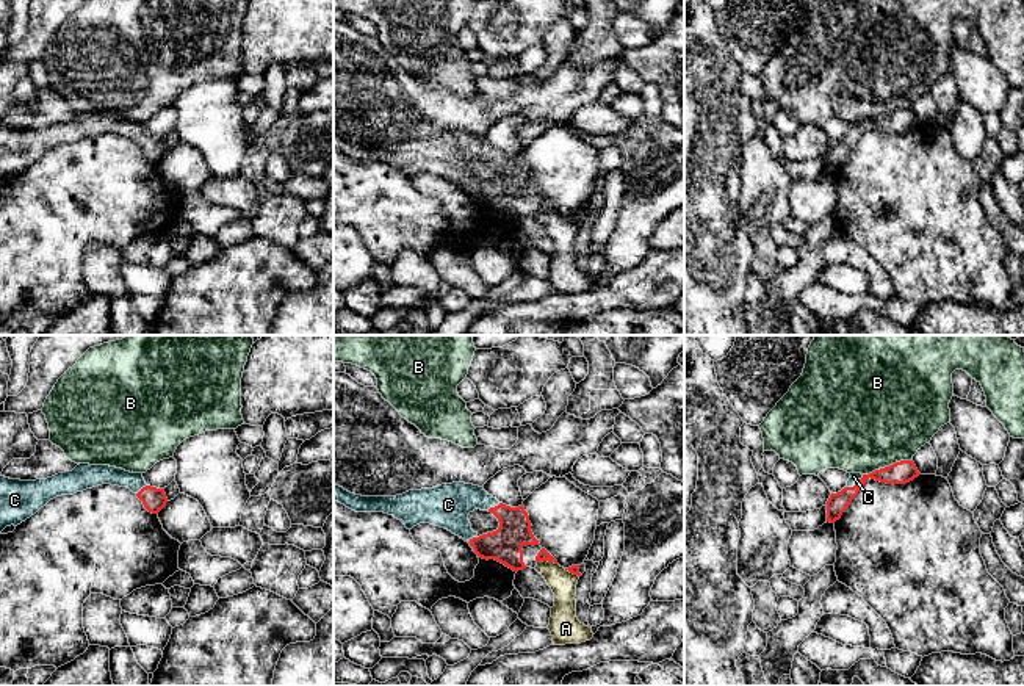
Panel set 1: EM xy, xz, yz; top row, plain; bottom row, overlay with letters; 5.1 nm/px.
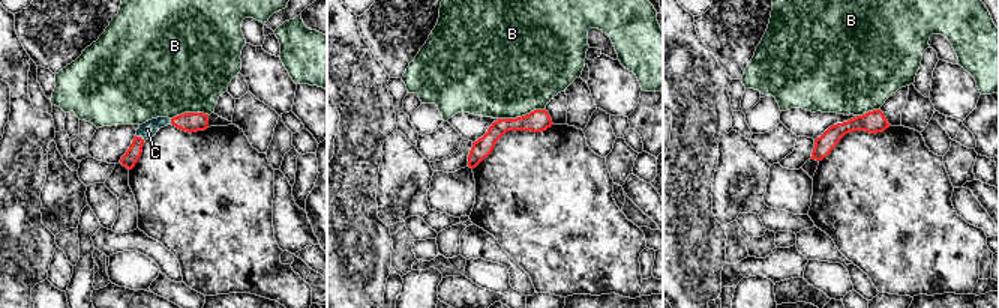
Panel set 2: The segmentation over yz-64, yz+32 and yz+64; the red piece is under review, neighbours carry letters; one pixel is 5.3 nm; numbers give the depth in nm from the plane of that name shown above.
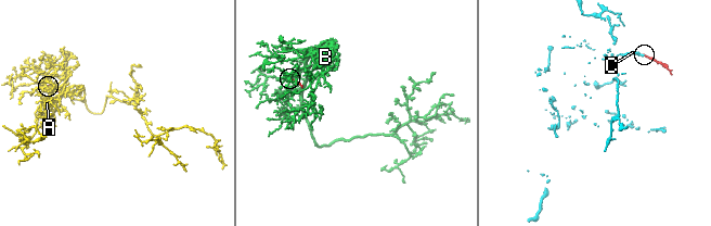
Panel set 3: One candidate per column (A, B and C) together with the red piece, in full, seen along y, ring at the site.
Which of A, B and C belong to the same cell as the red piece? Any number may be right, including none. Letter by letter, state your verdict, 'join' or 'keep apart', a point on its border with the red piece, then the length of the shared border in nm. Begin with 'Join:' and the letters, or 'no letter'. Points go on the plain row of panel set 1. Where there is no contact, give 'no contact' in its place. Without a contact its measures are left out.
Join: C
A: keep apart | xz (547, 209) | 110 nm
B: keep apart | yz (886, 116) | 260 nm
C: join | xz (495, 155) | 80 nm

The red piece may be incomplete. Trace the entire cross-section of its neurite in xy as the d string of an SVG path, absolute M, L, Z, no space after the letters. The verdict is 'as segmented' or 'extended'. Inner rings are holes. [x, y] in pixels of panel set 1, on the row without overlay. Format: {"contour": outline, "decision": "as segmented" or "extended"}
{"contour": "M78 113L72 121L36 130L0 125L0 182L6 175L20 174L56 146L74 144L102 133L130 138L152 163L158 163L168 152L164 138L147 135L142 122L110 114Z", "decision": "extended"}

